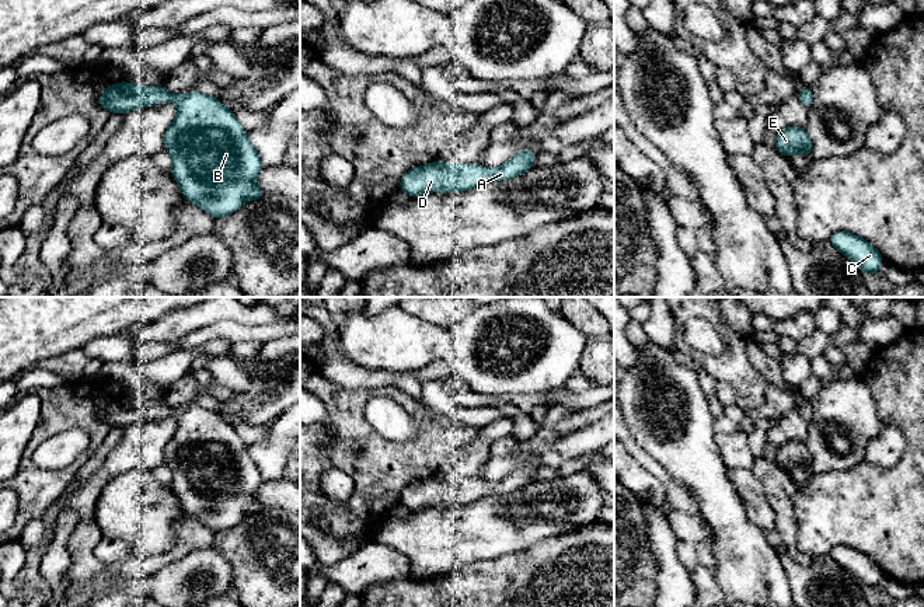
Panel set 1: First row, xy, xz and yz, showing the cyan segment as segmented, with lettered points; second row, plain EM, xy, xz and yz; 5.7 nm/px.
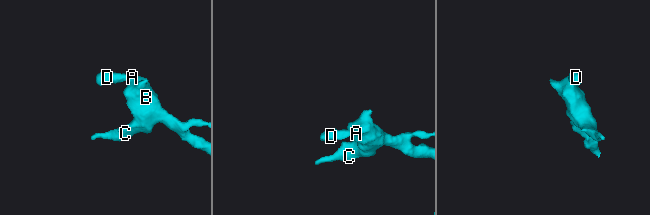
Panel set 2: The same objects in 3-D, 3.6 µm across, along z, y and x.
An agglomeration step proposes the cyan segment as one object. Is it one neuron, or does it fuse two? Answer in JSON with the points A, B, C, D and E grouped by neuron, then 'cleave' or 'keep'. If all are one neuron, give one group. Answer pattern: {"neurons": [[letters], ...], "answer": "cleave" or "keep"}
{"neurons": [["A", "B", "C", "D", "E"]], "answer": "keep"}

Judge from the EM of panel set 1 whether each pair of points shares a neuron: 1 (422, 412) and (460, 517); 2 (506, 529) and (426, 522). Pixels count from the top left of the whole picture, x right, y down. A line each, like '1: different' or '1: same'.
1: different
2: same

